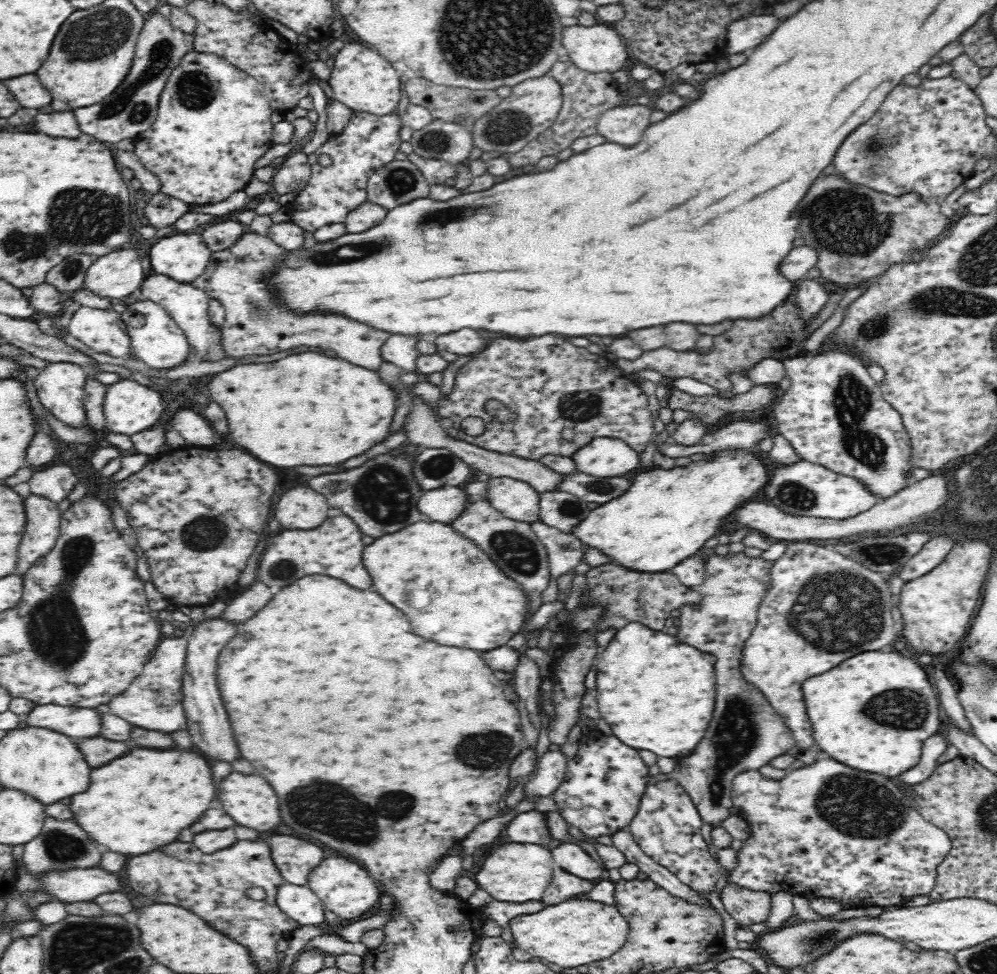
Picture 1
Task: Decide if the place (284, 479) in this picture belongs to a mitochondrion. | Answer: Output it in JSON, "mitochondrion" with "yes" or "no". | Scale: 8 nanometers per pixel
{"mitochondrion":"no"}

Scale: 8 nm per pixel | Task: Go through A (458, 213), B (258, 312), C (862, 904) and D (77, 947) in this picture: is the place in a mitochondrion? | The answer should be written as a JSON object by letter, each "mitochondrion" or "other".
{"A":"mitochondrion","B":"mitochondrion","C":"other","D":"mitochondrion"}

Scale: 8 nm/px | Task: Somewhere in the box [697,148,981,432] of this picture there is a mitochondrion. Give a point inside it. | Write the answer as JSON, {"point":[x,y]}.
{"point":[848,222]}

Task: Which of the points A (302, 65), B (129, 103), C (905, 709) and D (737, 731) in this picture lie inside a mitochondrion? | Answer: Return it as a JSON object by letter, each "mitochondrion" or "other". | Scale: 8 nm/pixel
{"A":"other","B":"mitochondrion","C":"mitochondrion","D":"mitochondrion"}

